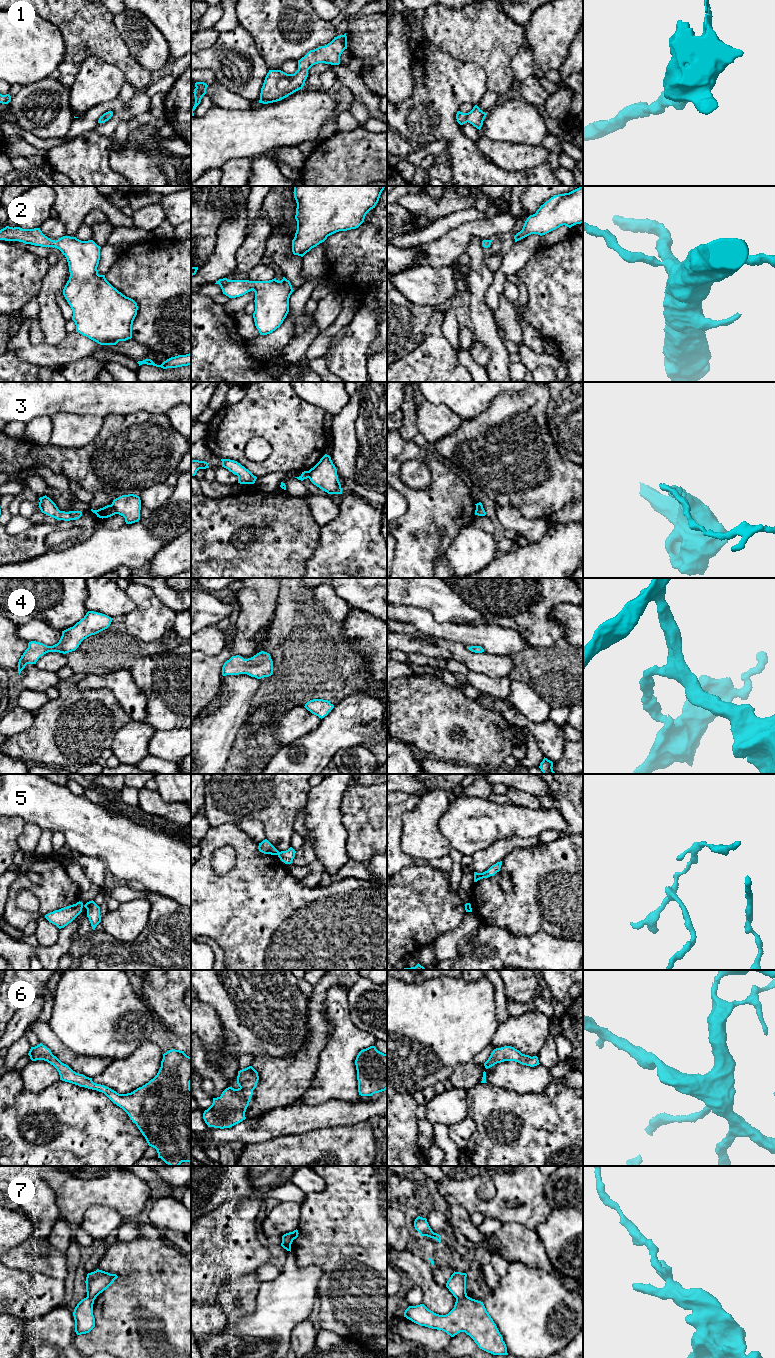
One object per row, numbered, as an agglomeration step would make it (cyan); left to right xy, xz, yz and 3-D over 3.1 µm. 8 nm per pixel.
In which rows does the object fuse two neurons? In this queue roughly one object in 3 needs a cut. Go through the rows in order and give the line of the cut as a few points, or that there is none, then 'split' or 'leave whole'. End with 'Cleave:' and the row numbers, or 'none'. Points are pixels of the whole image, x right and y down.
1: no cut; leave whole
2: no cut; leave whole
3: cut in xy along (111, 504), (116, 513); split
4: no cut; leave whole
5: cut in xz along (279, 852), (277, 854); split
6: no cut; leave whole
7: cut in yz along (466, 1295), (456, 1299); split
Cleave: 3, 5, 7

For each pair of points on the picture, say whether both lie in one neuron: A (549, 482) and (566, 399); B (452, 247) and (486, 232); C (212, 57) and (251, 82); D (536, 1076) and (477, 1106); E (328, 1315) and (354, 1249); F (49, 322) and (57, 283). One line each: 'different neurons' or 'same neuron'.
A: different neurons
B: same neuron
C: same neuron
D: different neurons
E: same neuron
F: same neuron

